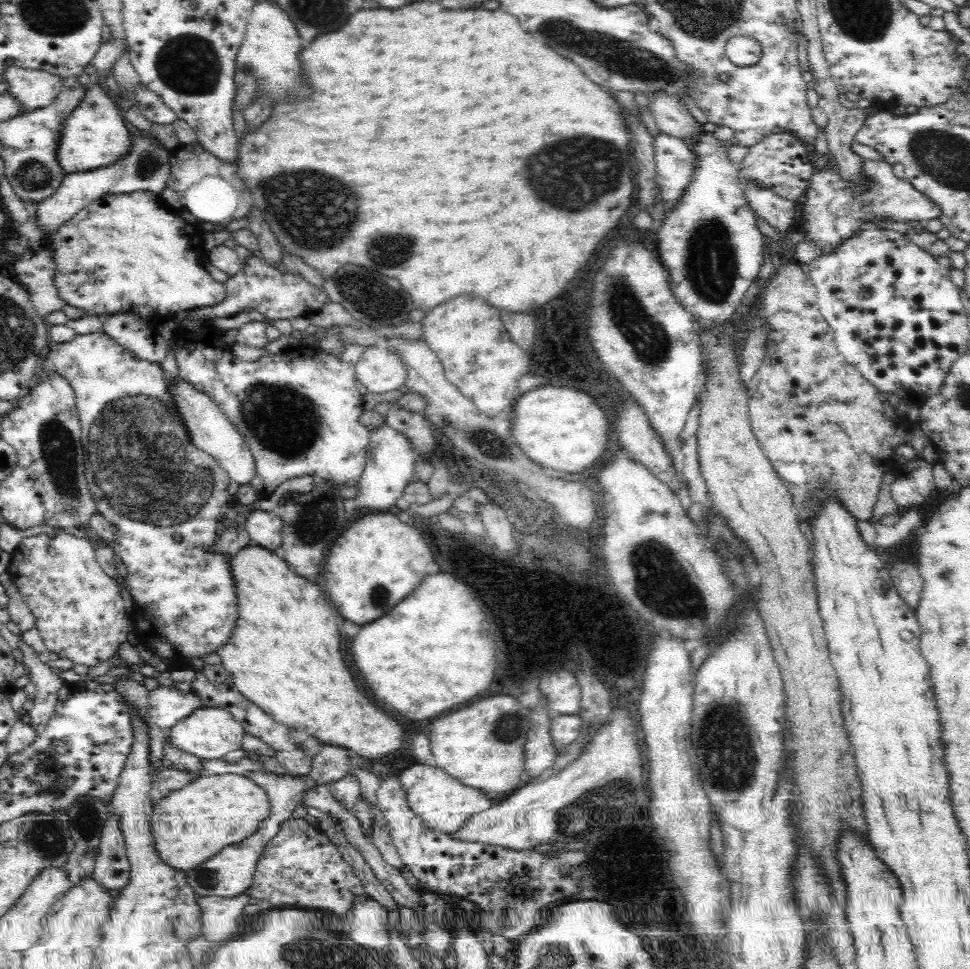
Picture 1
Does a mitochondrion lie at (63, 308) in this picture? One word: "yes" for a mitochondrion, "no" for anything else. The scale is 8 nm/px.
no

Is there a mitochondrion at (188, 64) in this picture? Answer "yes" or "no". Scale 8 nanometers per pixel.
yes

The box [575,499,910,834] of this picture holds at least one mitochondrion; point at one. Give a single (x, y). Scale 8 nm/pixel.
(724, 741)

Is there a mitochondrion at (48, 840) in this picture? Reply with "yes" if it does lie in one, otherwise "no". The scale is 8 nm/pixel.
yes

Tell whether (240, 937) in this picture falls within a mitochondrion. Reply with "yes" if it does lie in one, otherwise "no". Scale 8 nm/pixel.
no

